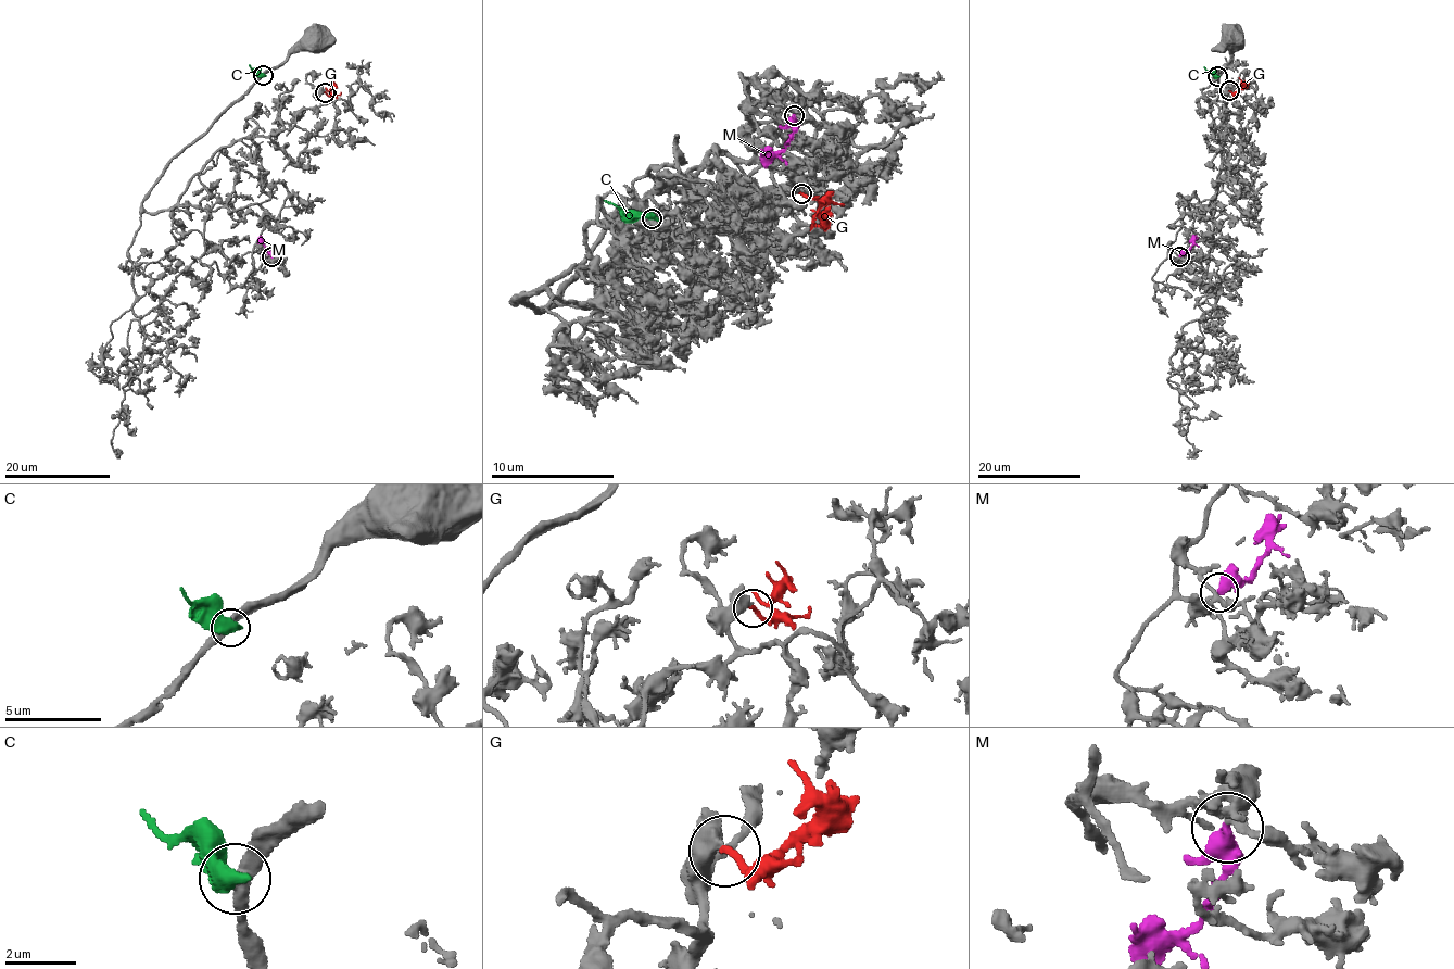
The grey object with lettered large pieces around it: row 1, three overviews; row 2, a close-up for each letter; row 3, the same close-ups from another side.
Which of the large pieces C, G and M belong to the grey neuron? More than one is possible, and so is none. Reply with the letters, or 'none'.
G

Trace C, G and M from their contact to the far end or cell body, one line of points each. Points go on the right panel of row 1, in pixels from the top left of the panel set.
C: (1216, 76), (1203, 66)
G: (1229, 90), (1234, 92), (1242, 86), (1239, 77)
M: (1179, 255), (1187, 252), (1197, 235)

